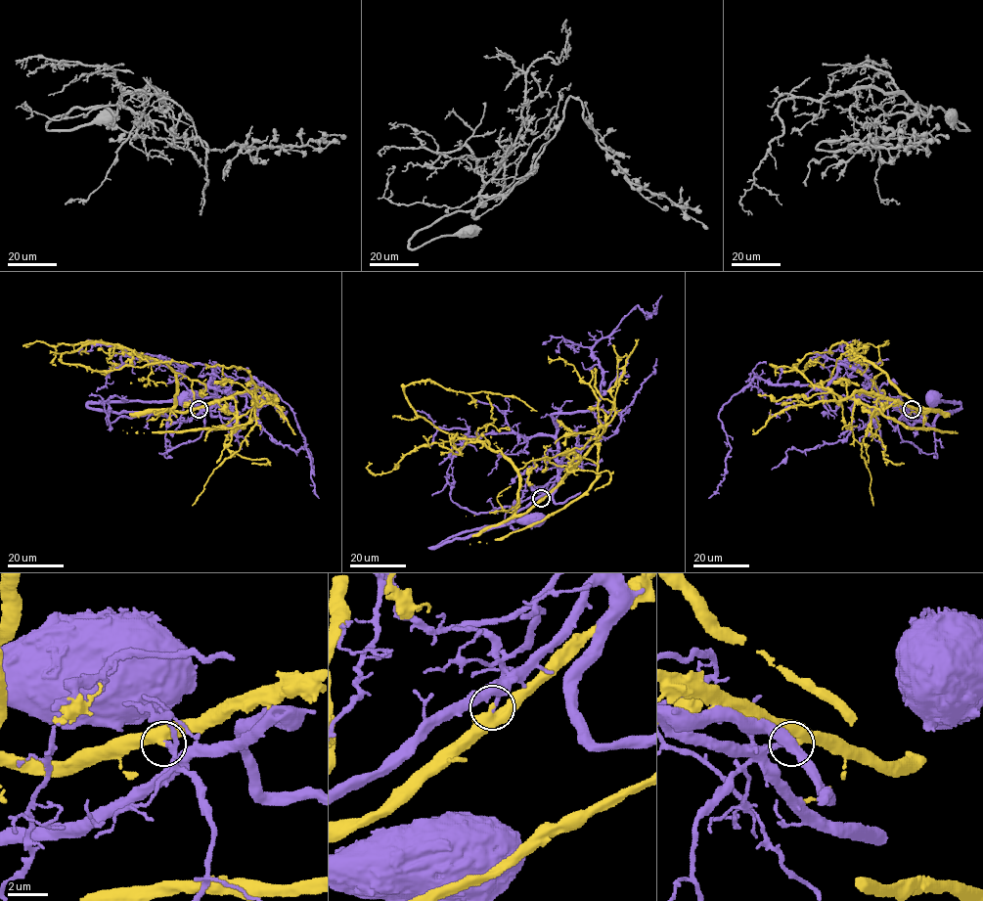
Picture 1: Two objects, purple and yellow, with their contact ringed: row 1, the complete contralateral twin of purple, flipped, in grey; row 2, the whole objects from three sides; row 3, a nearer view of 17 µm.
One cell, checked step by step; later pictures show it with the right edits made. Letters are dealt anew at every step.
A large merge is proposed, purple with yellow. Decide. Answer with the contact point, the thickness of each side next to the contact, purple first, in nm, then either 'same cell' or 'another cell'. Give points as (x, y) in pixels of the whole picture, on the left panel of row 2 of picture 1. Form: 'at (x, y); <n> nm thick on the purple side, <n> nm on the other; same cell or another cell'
at (199, 409); 240 nm thick on the purple side, 400 nm on the other; another cell

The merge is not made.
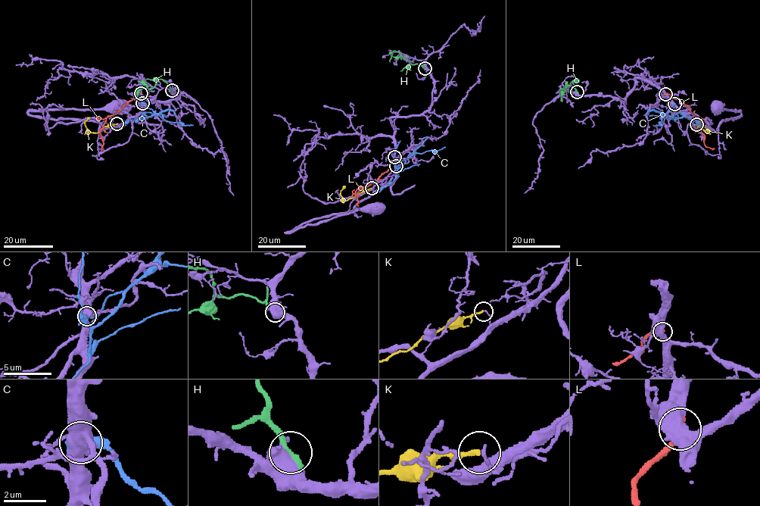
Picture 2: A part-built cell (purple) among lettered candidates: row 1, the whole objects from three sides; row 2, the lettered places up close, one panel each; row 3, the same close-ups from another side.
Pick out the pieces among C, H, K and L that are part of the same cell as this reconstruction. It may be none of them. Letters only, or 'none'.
none

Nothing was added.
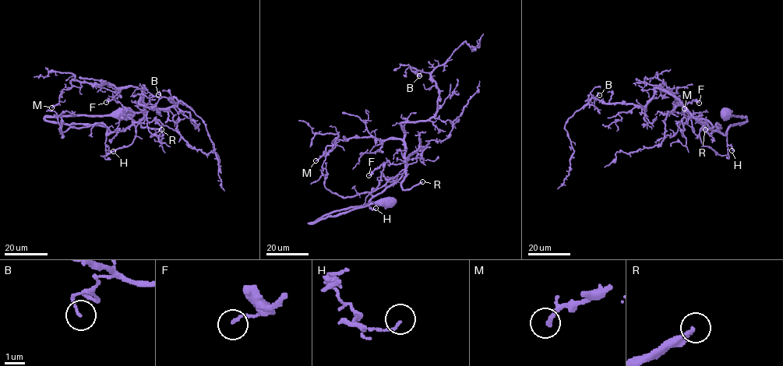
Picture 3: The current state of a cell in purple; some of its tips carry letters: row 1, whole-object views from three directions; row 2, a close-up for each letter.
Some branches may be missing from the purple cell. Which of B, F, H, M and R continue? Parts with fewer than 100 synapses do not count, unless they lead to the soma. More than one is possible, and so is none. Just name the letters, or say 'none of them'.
R

